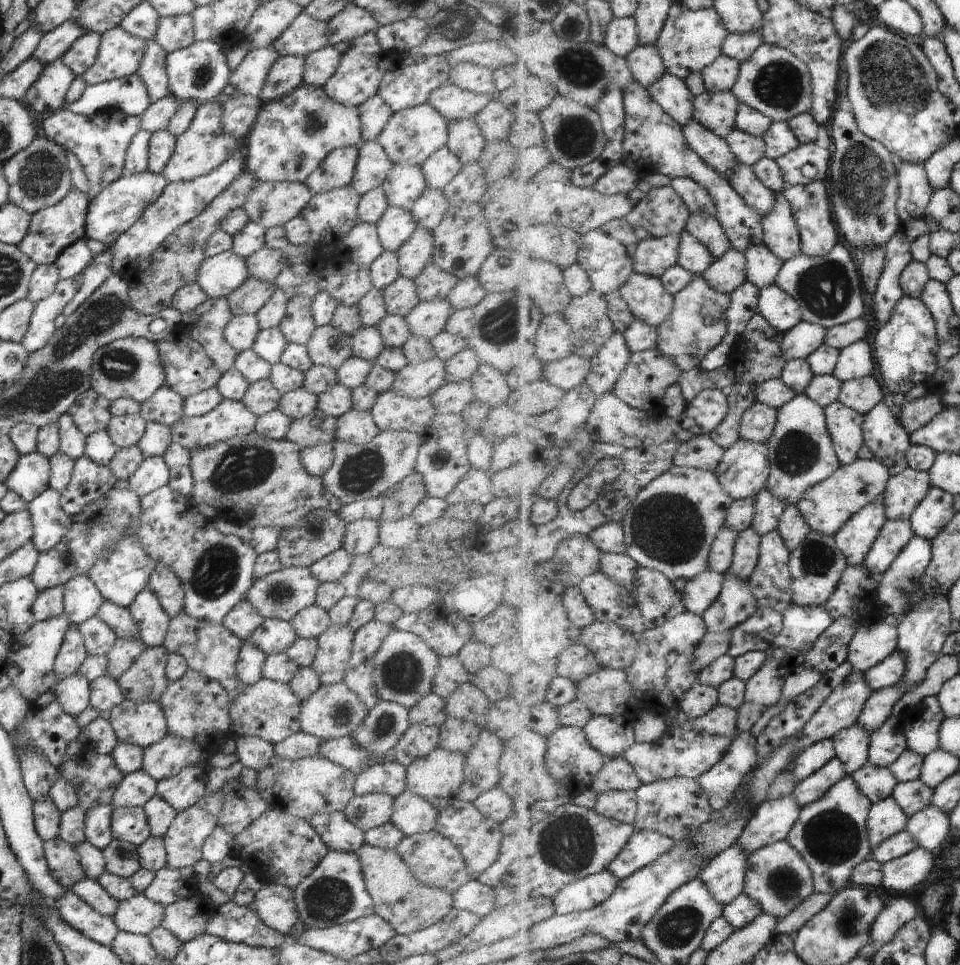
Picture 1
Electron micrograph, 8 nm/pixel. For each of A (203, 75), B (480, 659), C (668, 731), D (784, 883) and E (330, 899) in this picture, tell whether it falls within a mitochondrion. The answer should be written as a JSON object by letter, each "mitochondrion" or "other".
{"A":"mitochondrion","B":"other","C":"other","D":"mitochondrion","E":"mitochondrion"}

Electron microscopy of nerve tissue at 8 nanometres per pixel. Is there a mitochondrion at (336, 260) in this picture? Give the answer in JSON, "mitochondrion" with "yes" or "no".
{"mitochondrion":"no"}

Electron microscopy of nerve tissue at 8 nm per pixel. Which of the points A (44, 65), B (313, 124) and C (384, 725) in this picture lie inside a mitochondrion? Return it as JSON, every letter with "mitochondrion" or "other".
{"A":"other","B":"mitochondrion","C":"mitochondrion"}

